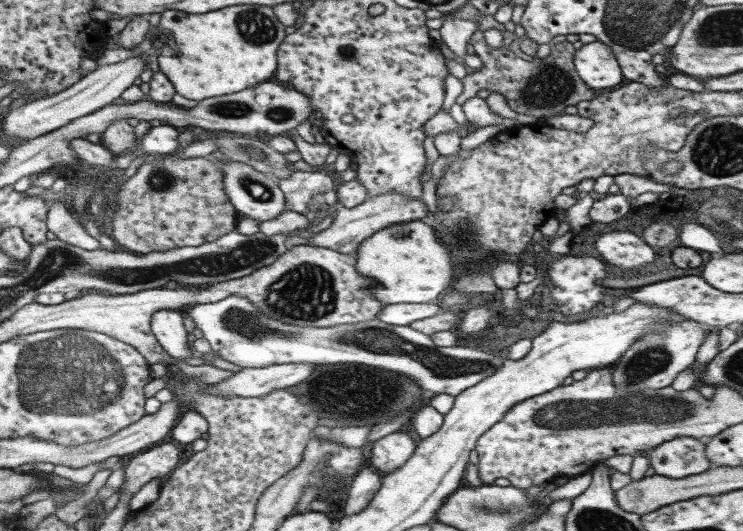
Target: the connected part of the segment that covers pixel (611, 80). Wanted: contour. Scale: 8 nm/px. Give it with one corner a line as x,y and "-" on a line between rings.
600,40
583,44
573,55
573,66
582,82
591,89
610,90
623,79
615,54

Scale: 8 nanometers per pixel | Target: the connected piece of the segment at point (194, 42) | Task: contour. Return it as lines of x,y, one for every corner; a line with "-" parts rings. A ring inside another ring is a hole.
228,6
224,10
208,12
208,14
190,14
181,10
165,10
162,12
160,25
170,30
171,45
177,54
157,58
162,74
168,77
175,91
186,100
204,100
234,94
246,90
258,83
273,80
278,68
278,49
286,37
284,26
274,14
270,6

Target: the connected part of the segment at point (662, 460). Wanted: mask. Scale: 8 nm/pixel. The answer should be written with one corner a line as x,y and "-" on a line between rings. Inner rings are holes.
682,436
656,446
648,456
655,474
682,478
713,469
715,466
706,457
708,440
709,437
698,439

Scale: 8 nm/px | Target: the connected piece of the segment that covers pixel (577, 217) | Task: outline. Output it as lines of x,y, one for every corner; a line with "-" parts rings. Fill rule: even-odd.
586,178
580,182
576,186
578,195
575,204
568,208
567,212
564,212
563,218
573,234
583,232
592,222
589,213
595,201
590,198
588,193
593,190
594,184
594,178

